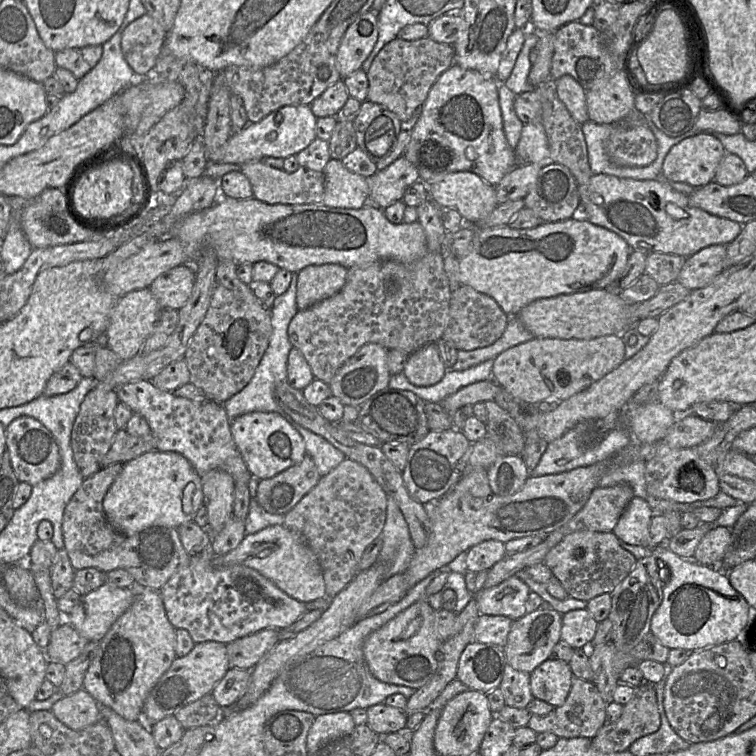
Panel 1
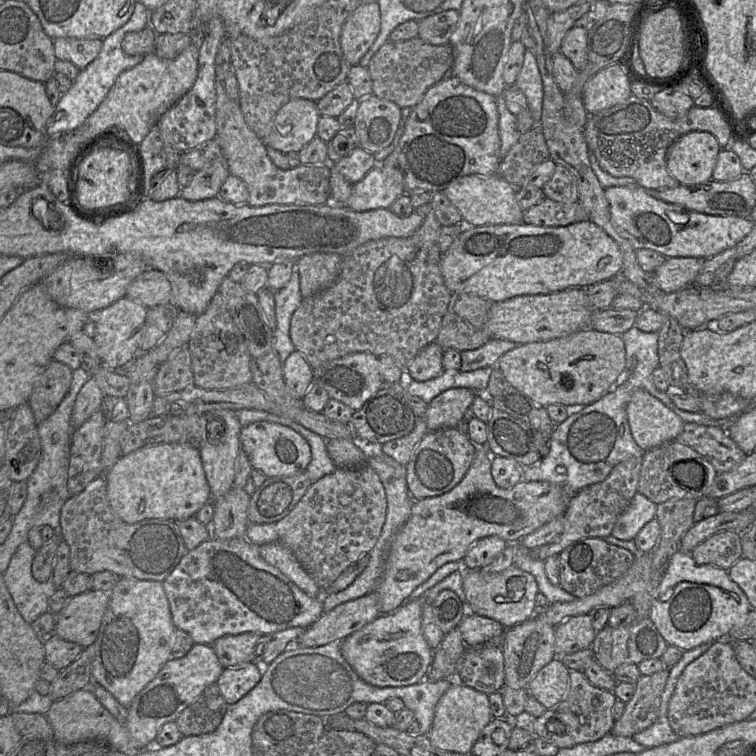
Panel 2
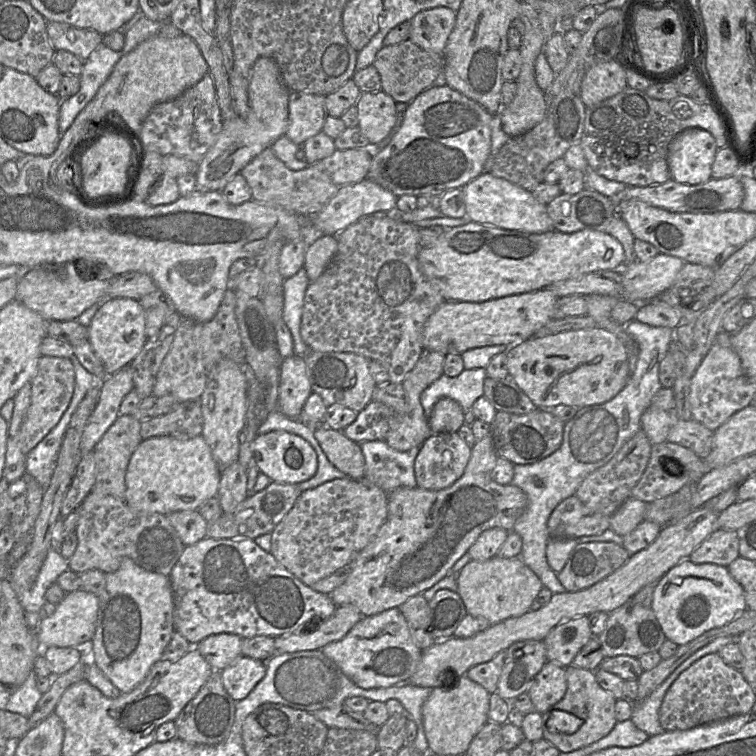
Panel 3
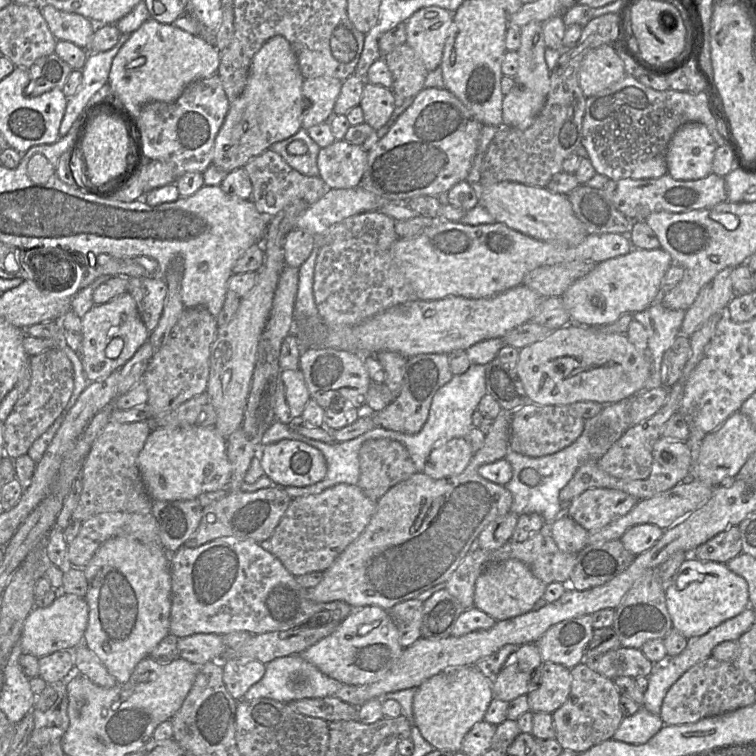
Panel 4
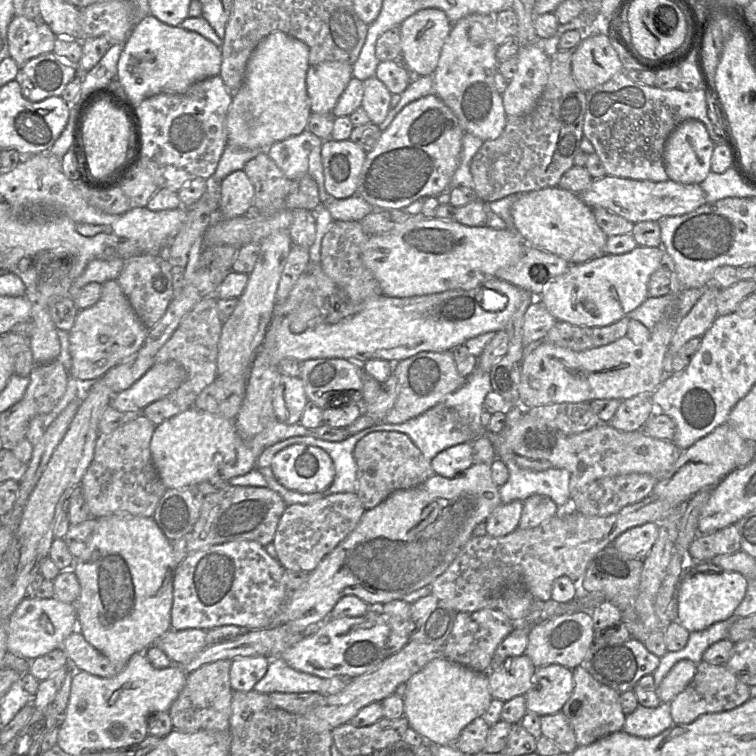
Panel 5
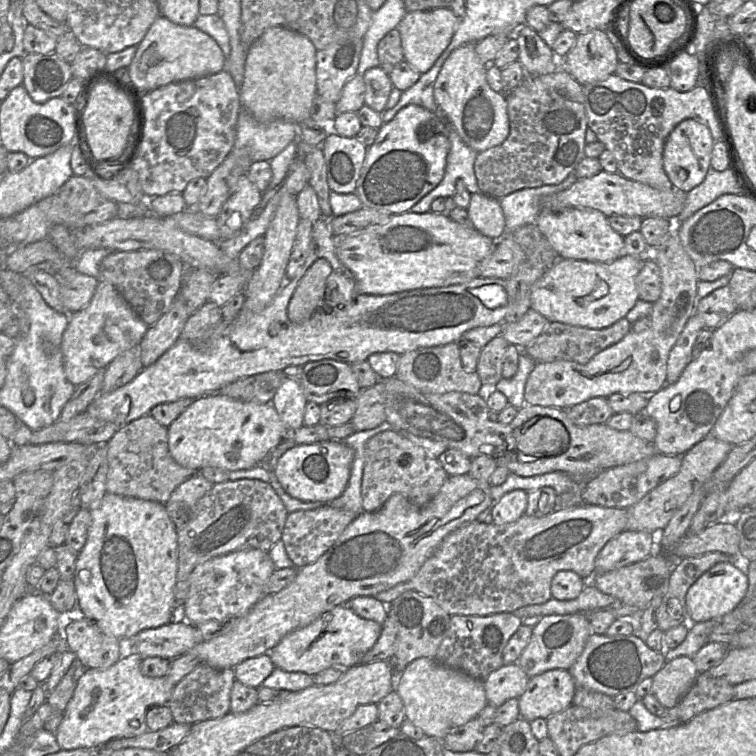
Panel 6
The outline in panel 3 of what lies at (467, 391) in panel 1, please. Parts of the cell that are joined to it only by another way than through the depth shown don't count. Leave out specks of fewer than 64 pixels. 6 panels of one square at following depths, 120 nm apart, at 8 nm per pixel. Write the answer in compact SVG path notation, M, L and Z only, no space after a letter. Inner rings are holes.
M451 398L438 400L429 417L428 424L432 434L457 432L465 423L465 412L458 402Z

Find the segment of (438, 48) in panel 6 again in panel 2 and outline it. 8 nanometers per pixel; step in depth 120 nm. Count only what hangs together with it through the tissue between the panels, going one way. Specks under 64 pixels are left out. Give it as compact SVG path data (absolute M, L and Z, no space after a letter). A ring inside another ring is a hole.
M449 9L417 20L419 23L418 37L433 45L448 44L459 18L459 11Z

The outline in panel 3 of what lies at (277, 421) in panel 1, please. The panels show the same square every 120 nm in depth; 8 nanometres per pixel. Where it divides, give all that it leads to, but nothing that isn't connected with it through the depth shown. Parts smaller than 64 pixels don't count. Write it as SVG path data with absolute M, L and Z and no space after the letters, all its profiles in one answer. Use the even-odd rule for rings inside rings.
M286 431L258 434L251 443L251 451L252 465L274 482L298 484L317 471L317 455L312 446L302 437Z

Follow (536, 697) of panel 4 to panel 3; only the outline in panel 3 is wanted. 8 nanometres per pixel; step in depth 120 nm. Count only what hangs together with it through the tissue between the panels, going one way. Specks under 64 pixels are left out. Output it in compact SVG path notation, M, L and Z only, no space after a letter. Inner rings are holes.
M547 661L527 692L536 712L542 714L559 702L566 690L566 667Z

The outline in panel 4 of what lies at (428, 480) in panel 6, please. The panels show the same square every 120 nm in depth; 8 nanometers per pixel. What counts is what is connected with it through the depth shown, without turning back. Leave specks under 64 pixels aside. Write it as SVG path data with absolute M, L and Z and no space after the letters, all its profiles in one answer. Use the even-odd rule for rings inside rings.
M389 439L364 442L359 450L358 459L360 476L357 485L373 501L378 501L391 487L417 473L405 446Z

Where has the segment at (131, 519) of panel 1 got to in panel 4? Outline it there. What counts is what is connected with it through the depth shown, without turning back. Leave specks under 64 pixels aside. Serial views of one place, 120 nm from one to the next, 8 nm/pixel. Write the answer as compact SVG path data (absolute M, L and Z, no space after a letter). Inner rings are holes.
M214 426L153 428L137 459L147 493L153 501L177 501L196 499L202 493L226 489L232 471L226 447L226 439Z

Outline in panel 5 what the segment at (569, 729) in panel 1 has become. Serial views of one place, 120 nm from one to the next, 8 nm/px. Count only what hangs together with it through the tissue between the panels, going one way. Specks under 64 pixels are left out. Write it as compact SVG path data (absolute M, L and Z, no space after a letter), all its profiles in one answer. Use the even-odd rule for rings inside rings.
M582 666L573 671L574 688L561 712L572 727L578 747L588 746L599 739L622 730L626 715L615 690L598 682Z

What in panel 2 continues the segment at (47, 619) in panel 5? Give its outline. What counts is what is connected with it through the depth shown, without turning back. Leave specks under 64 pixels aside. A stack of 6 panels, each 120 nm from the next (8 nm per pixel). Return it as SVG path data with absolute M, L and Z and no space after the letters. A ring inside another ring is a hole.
M91 589L71 596L55 615L55 632L60 638L84 648L95 643L110 600L110 593Z

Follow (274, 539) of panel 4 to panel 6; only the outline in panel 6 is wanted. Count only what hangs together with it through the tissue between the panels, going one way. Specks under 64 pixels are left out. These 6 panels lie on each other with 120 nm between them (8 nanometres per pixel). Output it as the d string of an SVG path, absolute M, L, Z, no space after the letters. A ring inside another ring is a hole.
M320 507L311 510L298 510L288 513L281 540L286 553L295 568L314 563L338 539L345 528L357 515L349 510L332 507Z

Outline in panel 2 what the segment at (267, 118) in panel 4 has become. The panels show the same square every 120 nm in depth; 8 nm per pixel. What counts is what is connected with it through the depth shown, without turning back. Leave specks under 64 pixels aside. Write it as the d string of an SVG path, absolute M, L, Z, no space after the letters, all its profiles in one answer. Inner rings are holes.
M218 157L197 171L191 182L181 189L179 196L189 201L214 198L229 175L226 159Z

